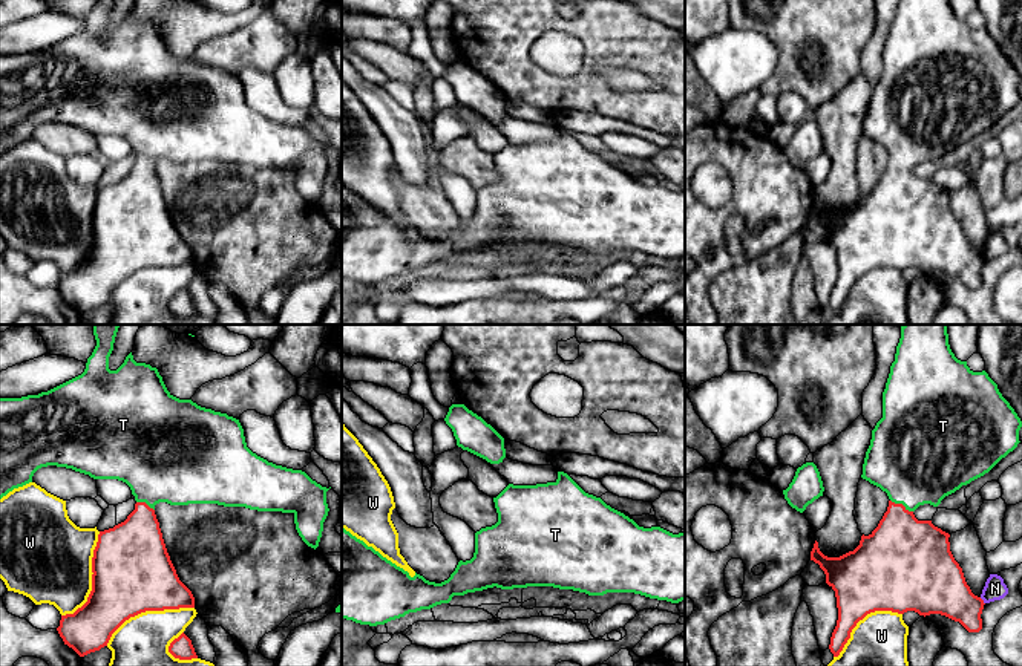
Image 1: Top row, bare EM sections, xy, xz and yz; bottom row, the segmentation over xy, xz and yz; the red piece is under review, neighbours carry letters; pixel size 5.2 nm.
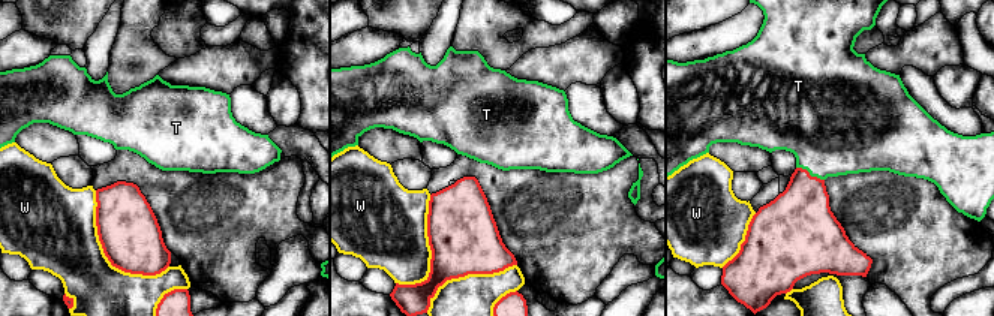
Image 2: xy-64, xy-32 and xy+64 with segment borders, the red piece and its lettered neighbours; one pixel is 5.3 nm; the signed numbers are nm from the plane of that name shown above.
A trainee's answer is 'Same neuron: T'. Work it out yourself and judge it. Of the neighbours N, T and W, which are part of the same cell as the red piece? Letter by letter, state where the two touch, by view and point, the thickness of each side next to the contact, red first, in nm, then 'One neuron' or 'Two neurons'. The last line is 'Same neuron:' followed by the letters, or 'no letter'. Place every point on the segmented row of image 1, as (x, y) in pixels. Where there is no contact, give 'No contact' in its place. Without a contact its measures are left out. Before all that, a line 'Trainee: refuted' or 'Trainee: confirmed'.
Trainee: confirmed
N: Touches red at yz (982, 600). Thickness 280 nm (red) against 120 nm. Two neurons
T: Touches red at yz (901, 504). Thickness 380 nm (red) against 480 nm. One neuron
W: Touches red at xy (92, 579). Thickness 420 nm (red) against 440 nm. Two neurons
Same neuron: T

